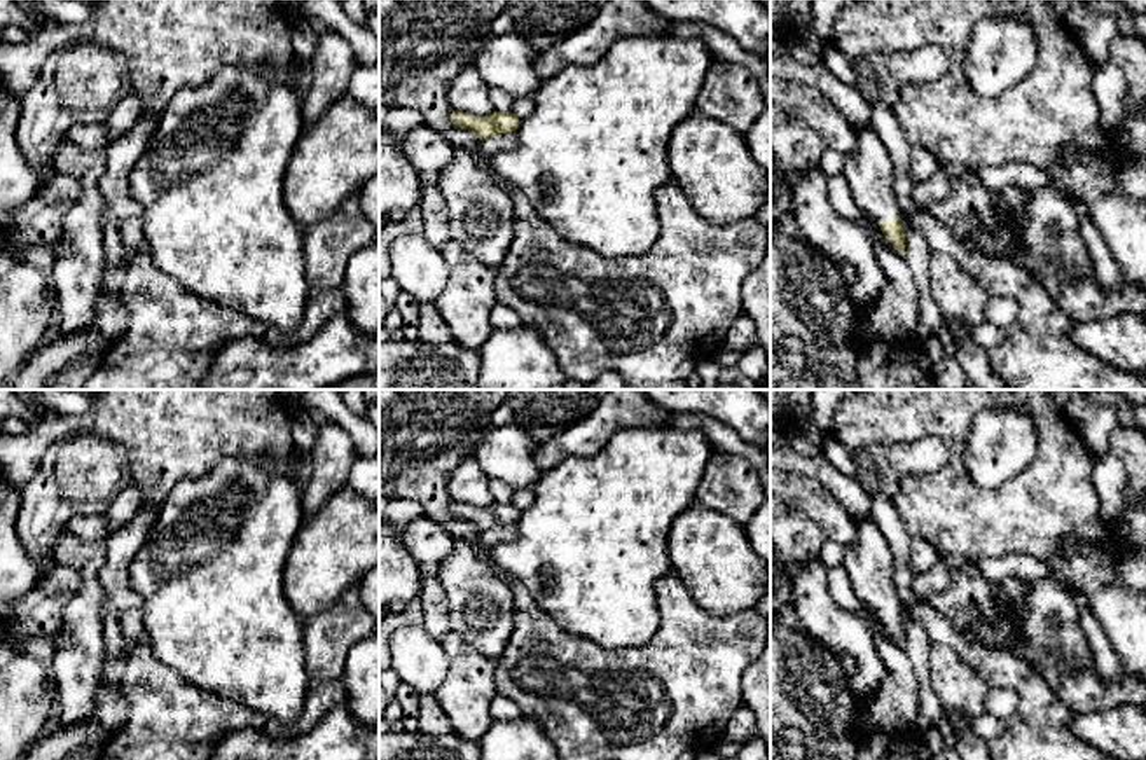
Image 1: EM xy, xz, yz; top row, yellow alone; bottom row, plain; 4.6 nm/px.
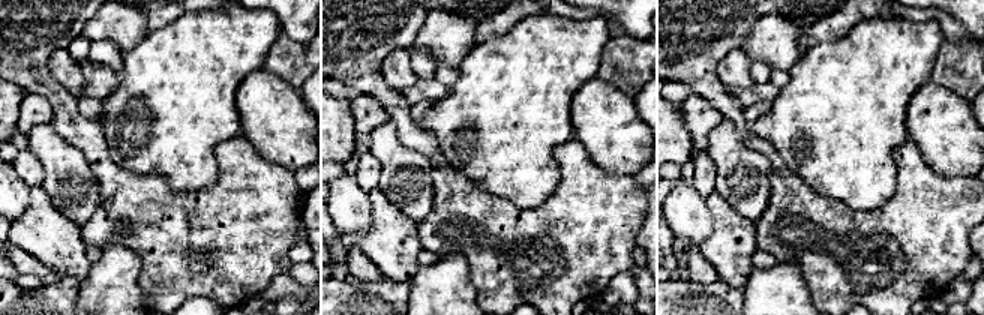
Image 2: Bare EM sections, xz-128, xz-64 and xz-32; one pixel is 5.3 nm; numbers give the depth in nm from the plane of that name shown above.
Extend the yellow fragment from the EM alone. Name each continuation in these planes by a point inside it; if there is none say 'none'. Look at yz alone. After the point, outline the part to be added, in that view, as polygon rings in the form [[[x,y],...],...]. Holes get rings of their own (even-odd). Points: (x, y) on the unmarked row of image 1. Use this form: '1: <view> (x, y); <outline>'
1: yz (869, 565); [[[856,519],[860,538],[853,547],[846,547],[842,566],[851,587],[861,603],[877,615],[901,610],[893,580],[893,554],[877,522]]]

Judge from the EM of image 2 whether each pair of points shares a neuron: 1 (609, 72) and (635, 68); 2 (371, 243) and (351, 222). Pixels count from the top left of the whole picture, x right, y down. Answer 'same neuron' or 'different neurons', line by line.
1: same neuron
2: different neurons

